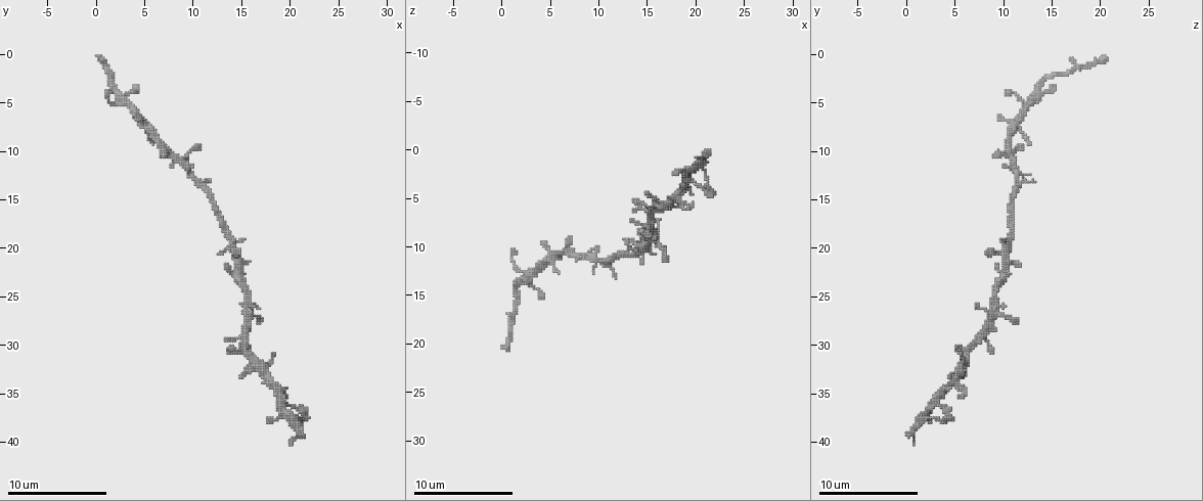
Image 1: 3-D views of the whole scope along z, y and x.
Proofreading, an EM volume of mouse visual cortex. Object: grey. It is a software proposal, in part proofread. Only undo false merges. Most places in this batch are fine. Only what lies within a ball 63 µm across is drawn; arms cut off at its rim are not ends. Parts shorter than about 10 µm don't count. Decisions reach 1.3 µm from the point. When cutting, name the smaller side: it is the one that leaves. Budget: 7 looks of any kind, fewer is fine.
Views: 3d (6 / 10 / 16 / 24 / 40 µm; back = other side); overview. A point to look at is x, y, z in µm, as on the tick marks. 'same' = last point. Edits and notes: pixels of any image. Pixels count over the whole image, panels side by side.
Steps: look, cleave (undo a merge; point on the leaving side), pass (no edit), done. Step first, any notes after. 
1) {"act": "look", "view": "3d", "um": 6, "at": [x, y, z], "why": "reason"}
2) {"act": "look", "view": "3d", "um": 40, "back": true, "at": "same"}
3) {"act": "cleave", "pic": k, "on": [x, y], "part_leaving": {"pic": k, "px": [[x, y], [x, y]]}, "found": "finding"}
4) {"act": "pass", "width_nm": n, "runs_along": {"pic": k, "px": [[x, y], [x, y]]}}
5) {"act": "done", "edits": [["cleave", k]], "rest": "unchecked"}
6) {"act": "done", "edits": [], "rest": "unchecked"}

{"act": "look", "view": "3d", "um": 10, "at": [10.2, 13.0, 11.6], "why": "narrows sharply"}

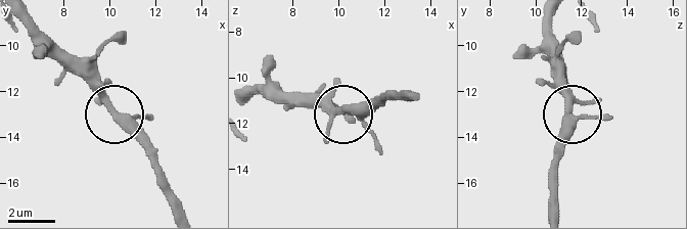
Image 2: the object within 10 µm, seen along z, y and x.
{"act": "pass", "arms": 3, "found": "continuous, no second neuron"}

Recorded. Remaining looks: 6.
{"act": "look", "view": "3d", "um": 10, "at": [13.6, 18.2, 11.0]}

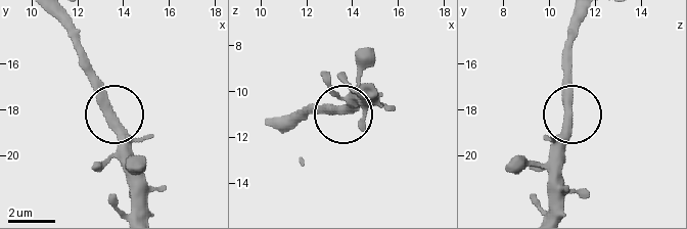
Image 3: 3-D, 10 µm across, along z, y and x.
{"act": "pass", "width_nm": 390, "runs_along": {"pic": 3, "px": [[566, 110], [573, 123], [560, 168]]}, "found": "all the same neuron"}

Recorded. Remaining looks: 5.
{"act": "look", "view": "3d", "um": 6, "at": [17.0, 33.0, 5.8]}

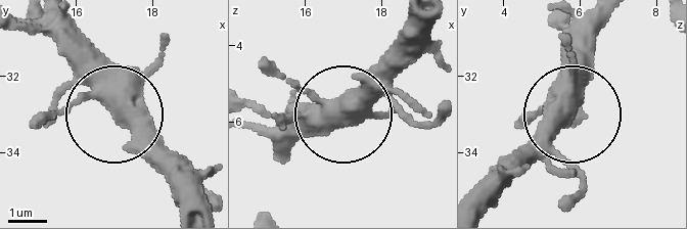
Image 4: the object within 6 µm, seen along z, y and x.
{"act": "pass", "found": "continuous, no second neuron"}

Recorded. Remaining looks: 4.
{"act": "done", "edits": [], "rest": "unchecked"}

